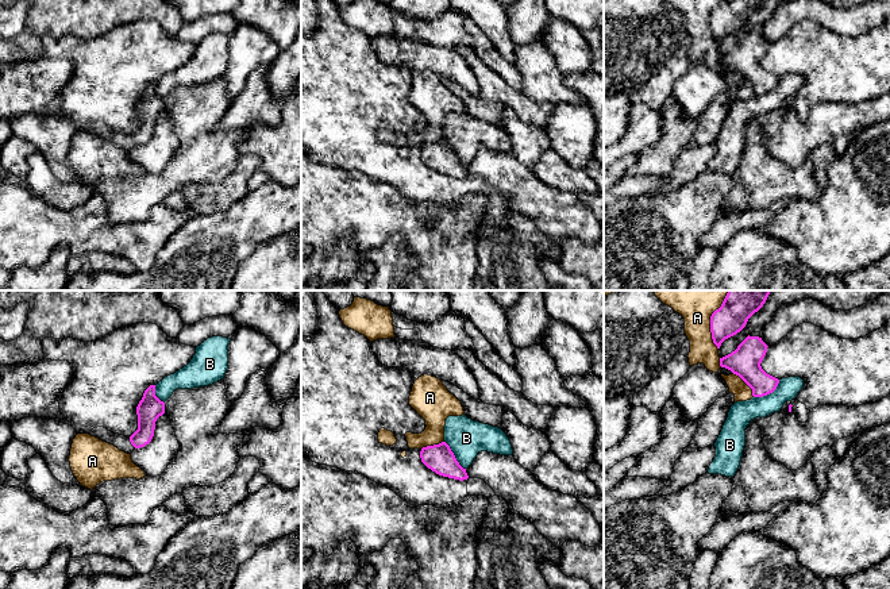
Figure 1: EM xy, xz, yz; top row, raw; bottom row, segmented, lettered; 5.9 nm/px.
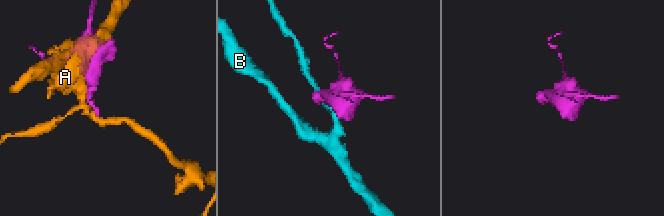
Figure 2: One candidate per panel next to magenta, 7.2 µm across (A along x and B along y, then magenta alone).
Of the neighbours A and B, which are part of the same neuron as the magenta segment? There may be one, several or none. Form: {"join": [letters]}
{"join": []}

